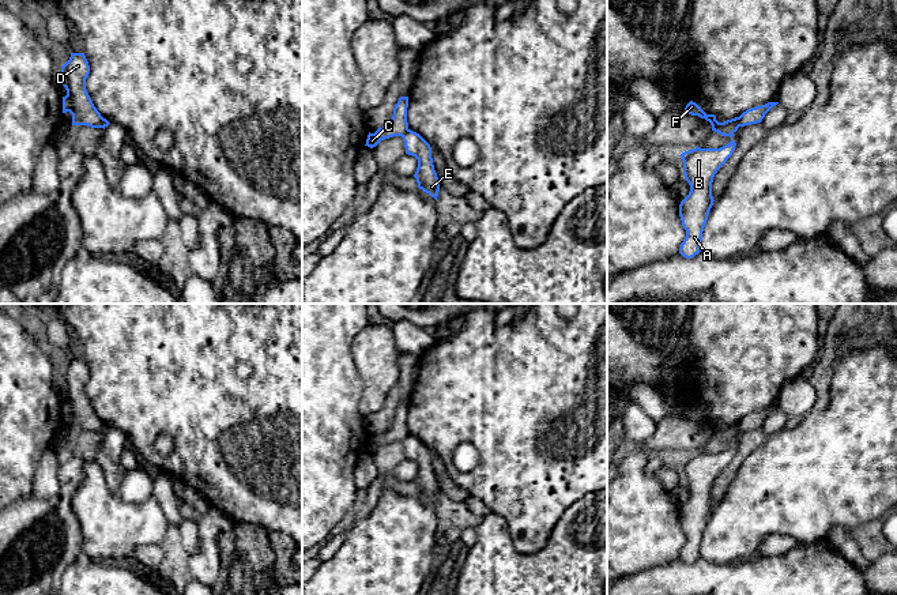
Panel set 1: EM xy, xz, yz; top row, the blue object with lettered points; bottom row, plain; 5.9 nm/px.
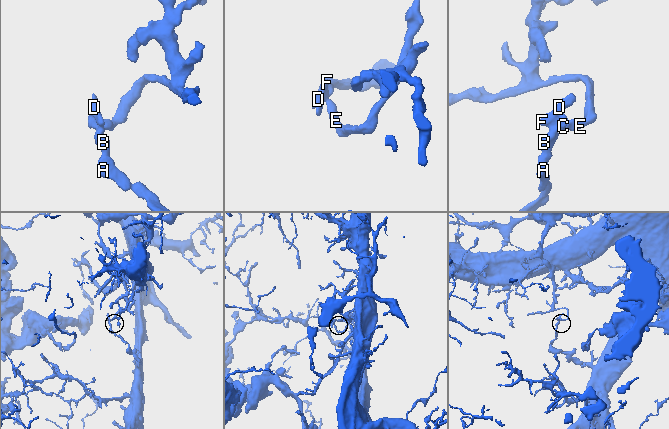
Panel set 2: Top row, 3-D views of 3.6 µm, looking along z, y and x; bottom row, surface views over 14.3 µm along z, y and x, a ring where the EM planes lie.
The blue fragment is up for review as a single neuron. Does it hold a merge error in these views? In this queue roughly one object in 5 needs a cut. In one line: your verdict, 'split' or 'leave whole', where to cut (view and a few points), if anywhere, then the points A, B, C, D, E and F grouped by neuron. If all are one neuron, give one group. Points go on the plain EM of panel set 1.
split | yz (738, 422), (739, 430) | A B C D F / E

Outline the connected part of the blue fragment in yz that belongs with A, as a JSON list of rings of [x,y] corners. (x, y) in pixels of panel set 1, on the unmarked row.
[[[693,406],[686,410],[685,415],[691,421],[709,426],[712,436],[731,443],[731,447],[720,453],[696,452],[681,459],[683,479],[690,490],[690,497],[679,509],[679,521],[686,535],[679,558],[686,564],[691,564],[701,557],[702,536],[715,506],[712,501],[713,482],[735,455],[736,448],[732,441],[739,433],[739,422],[719,428],[715,419],[706,419]]]

